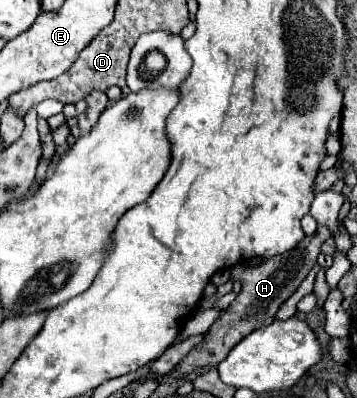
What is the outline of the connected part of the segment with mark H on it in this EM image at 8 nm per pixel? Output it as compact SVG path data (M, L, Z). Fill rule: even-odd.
M323 226L317 228L317 232L313 236L305 236L301 240L301 244L295 250L289 250L275 258L265 260L261 266L255 268L241 268L237 266L233 270L233 276L241 276L241 284L243 290L237 294L237 298L225 308L221 310L219 318L213 322L213 326L207 330L205 338L201 344L197 344L175 368L173 374L169 374L171 380L179 380L179 378L187 378L191 372L195 372L197 368L207 368L207 366L217 366L225 354L247 334L251 334L251 330L257 330L261 326L267 326L275 320L275 314L279 310L279 306L299 288L299 284L305 280L305 276L309 274L309 270L315 266L317 256L319 256L319 248L321 244L331 236L331 232Z

